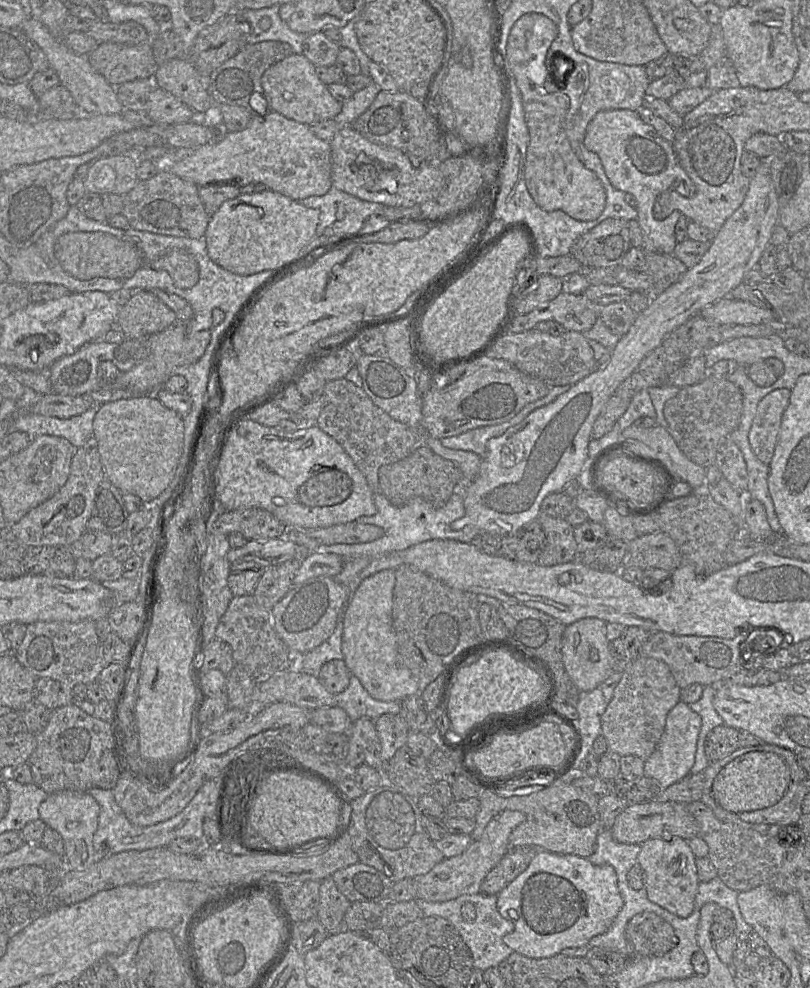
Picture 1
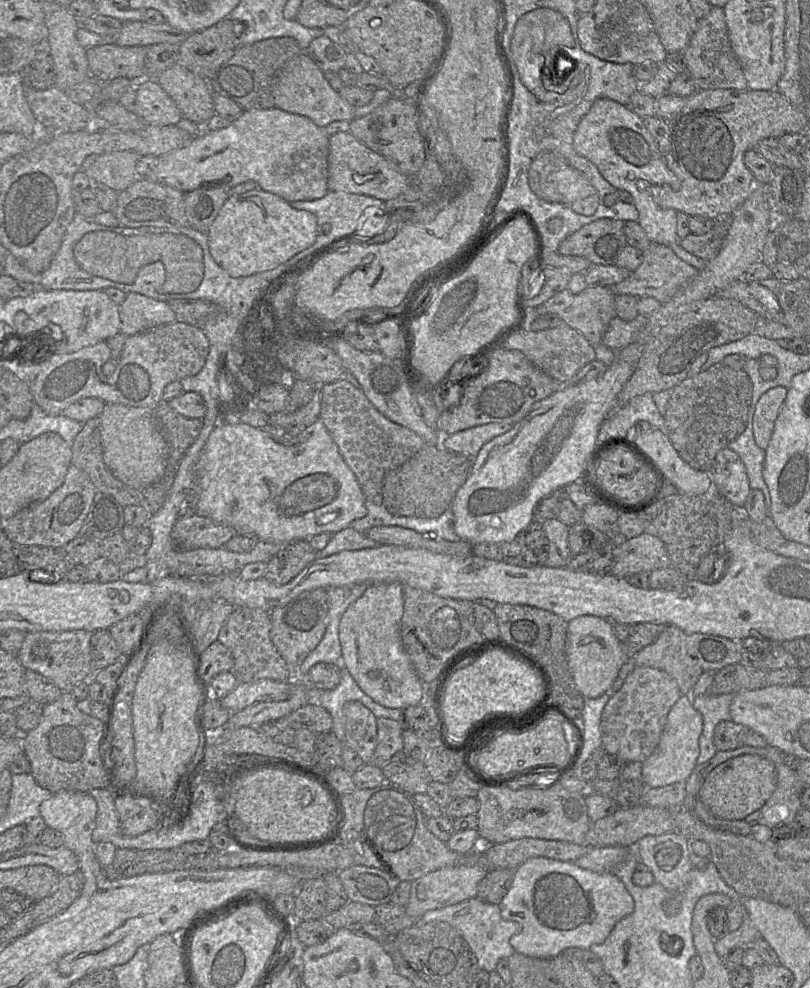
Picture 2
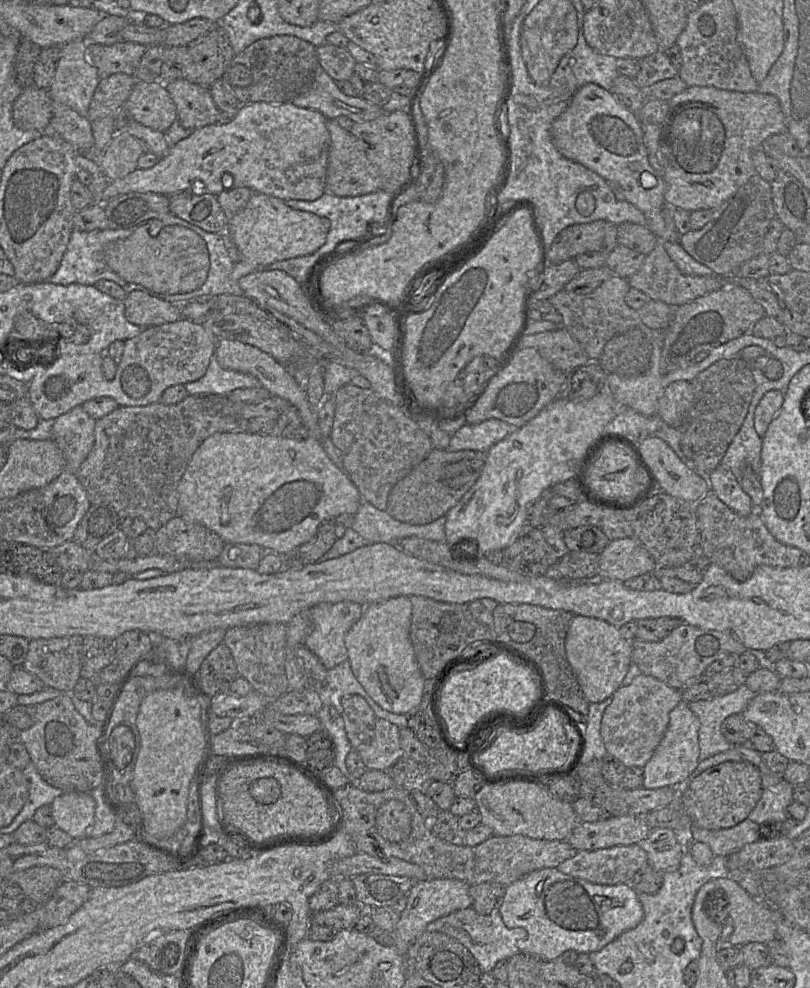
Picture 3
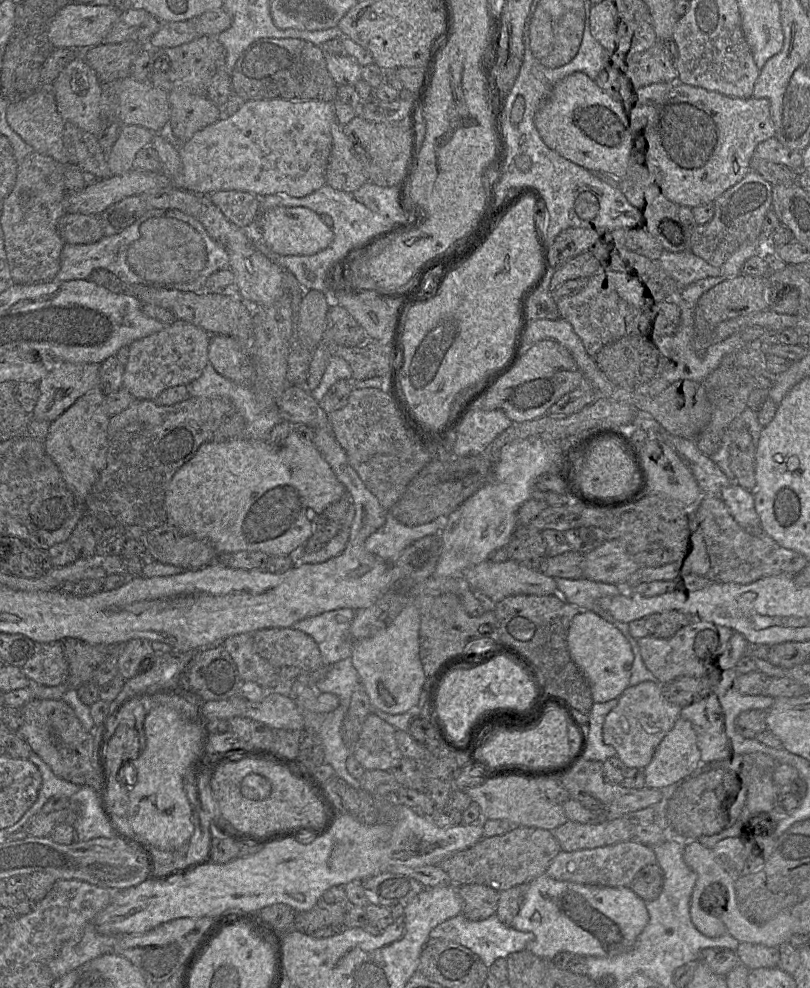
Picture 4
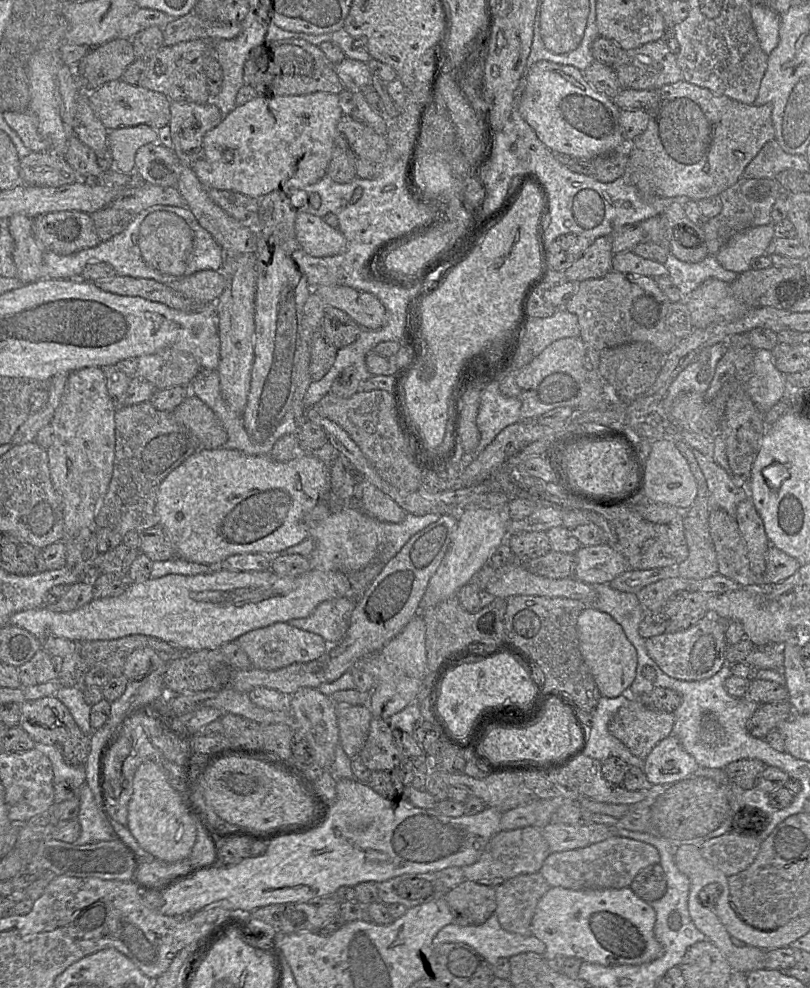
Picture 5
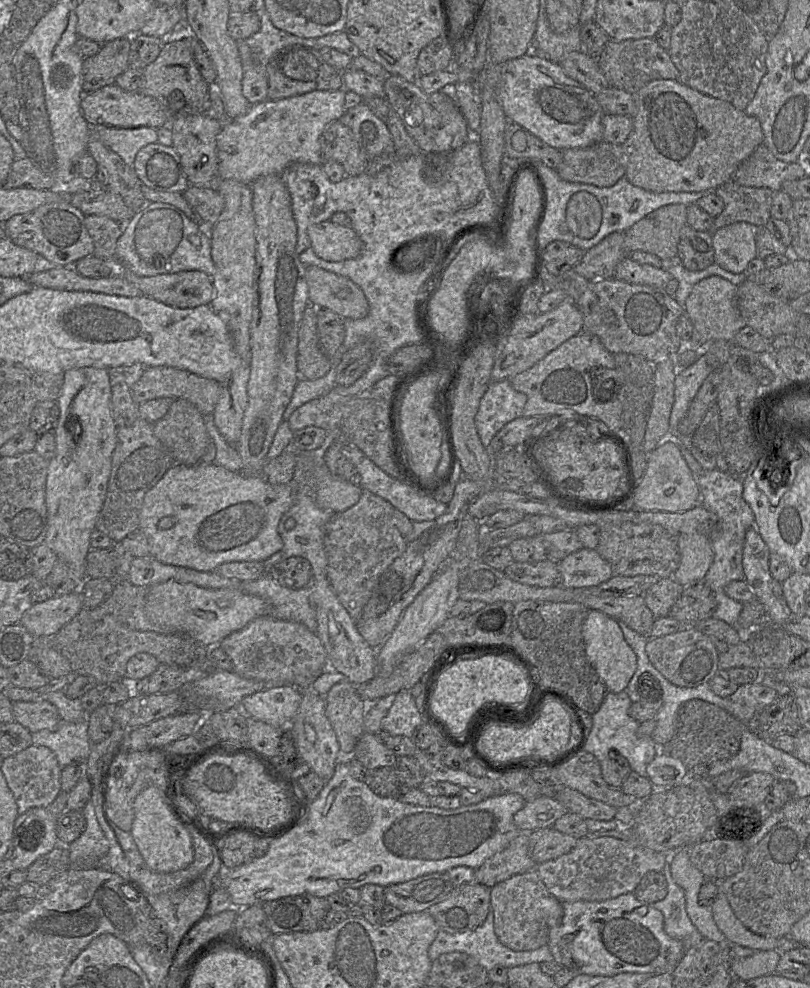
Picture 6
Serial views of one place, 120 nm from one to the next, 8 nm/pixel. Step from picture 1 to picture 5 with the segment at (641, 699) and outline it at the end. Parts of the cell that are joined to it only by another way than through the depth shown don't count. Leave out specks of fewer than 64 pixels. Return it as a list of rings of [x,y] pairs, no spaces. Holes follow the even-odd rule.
[[[631,697],[629,704],[614,714],[608,730],[633,755],[645,760],[661,740],[671,735],[673,725],[673,713],[649,709]]]

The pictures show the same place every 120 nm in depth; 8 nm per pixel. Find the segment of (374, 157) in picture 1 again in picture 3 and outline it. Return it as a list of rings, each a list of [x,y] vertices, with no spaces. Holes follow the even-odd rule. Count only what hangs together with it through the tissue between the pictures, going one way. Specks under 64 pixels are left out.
[[[328,119],[326,127],[330,135],[330,150],[326,170],[325,191],[336,196],[360,196],[382,189],[382,175],[364,151],[363,145],[334,119]]]

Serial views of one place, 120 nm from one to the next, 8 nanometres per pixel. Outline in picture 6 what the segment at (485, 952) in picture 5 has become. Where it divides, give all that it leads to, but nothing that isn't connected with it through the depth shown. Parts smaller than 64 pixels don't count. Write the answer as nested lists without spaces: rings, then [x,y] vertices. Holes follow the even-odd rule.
[[[490,908],[485,921],[474,930],[462,933],[448,933],[438,930],[437,936],[429,947],[429,957],[434,961],[441,954],[449,952],[465,952],[474,957],[487,971],[495,966],[503,966],[507,969],[528,963],[542,963],[544,961],[554,961],[554,957],[548,945],[544,945],[535,950],[514,951],[504,946],[497,938],[494,931],[494,913]]]

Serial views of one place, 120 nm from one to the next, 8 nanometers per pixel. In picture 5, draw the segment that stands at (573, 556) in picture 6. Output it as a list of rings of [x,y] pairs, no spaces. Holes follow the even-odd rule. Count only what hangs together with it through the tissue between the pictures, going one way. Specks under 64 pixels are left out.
[[[606,543],[581,546],[574,554],[573,577],[588,585],[609,584],[627,569],[623,556]]]

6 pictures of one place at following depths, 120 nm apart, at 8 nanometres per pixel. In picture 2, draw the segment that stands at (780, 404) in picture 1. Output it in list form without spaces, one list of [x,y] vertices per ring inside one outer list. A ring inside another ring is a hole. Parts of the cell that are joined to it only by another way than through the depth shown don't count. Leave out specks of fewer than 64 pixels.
[[[782,386],[766,391],[758,400],[753,415],[753,435],[759,448],[768,447],[775,420],[786,399],[788,389]]]

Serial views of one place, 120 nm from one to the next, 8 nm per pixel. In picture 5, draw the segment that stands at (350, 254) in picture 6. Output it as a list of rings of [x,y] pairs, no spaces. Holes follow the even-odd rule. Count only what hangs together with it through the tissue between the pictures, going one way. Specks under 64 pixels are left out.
[[[299,213],[294,227],[300,249],[310,256],[334,256],[345,250],[345,236],[338,228],[326,224],[321,217]]]

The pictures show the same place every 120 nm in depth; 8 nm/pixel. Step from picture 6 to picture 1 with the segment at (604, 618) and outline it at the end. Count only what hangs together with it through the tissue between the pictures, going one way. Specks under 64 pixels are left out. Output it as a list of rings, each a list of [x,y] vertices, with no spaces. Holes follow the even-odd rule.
[[[584,618],[565,627],[562,637],[562,662],[567,675],[580,692],[598,688],[612,673],[606,624],[607,622],[598,618]]]

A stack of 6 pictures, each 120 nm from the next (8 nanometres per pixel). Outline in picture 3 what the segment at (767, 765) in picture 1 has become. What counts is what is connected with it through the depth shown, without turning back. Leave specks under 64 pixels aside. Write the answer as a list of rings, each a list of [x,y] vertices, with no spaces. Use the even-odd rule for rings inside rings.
[[[727,761],[711,767],[688,781],[681,788],[681,804],[691,823],[708,830],[732,828],[744,821],[755,808],[762,795],[761,775],[759,769],[748,762]]]

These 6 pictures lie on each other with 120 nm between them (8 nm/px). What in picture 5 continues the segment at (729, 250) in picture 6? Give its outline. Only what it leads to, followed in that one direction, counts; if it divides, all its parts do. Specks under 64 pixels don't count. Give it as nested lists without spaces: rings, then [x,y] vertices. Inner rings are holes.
[[[773,224],[746,229],[732,236],[715,258],[724,269],[741,274],[750,269],[753,259],[766,254],[773,237]]]

